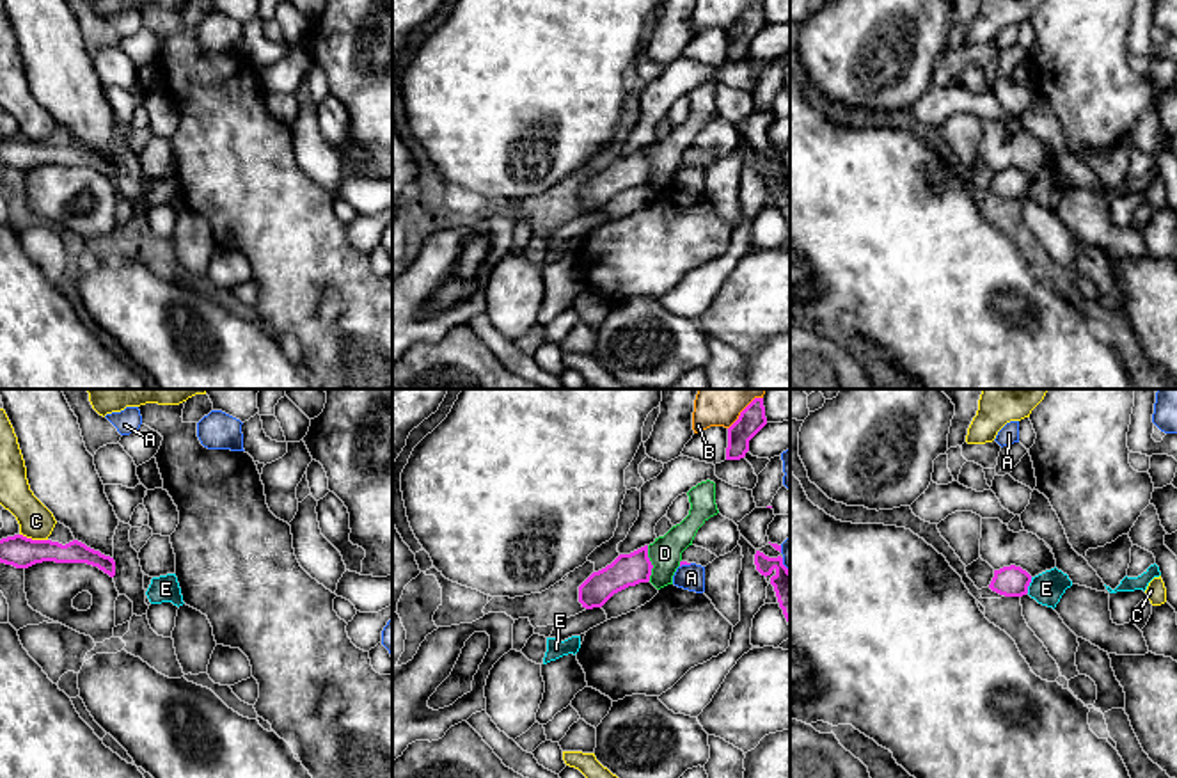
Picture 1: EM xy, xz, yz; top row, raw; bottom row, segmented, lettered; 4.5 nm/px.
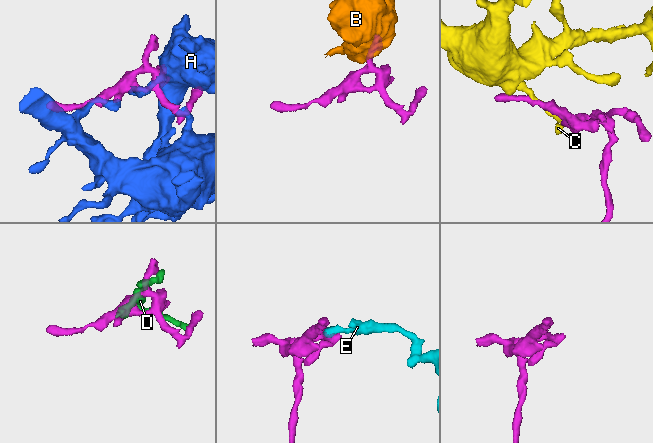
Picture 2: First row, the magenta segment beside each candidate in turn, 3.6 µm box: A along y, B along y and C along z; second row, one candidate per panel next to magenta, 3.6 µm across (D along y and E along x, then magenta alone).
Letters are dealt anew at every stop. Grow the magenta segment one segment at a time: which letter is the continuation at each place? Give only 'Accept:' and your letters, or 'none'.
Accept: none

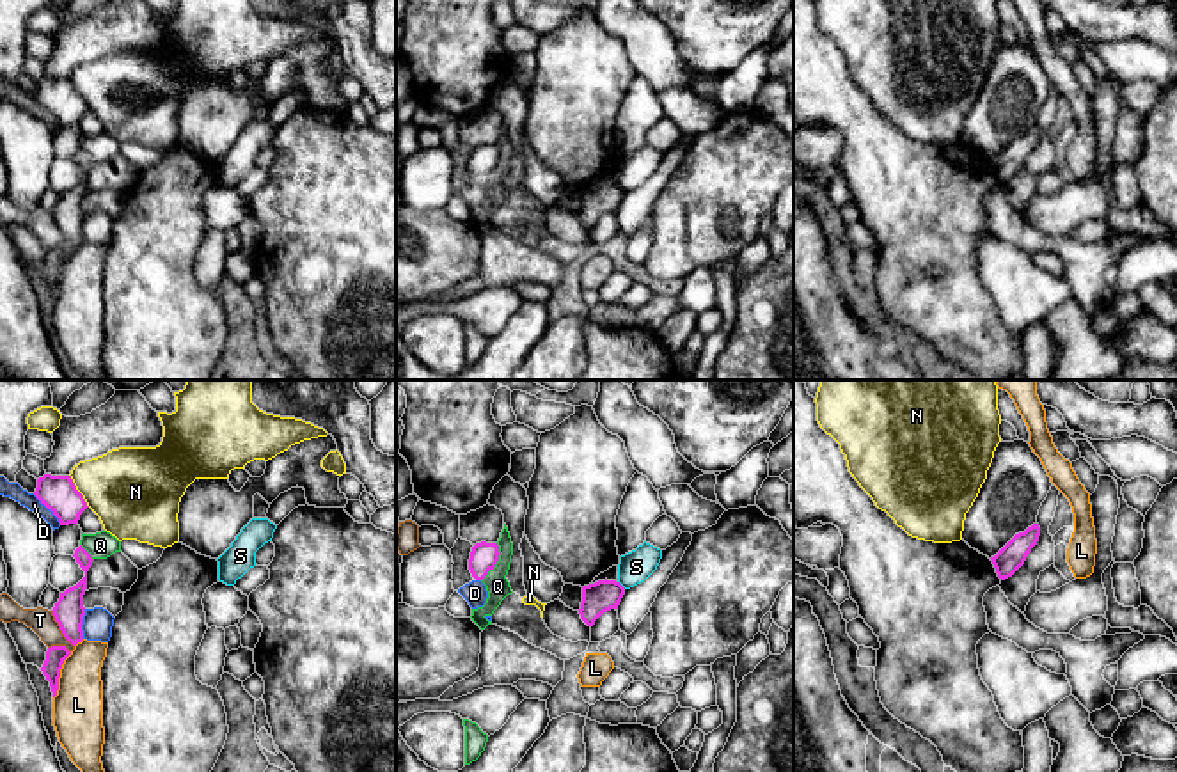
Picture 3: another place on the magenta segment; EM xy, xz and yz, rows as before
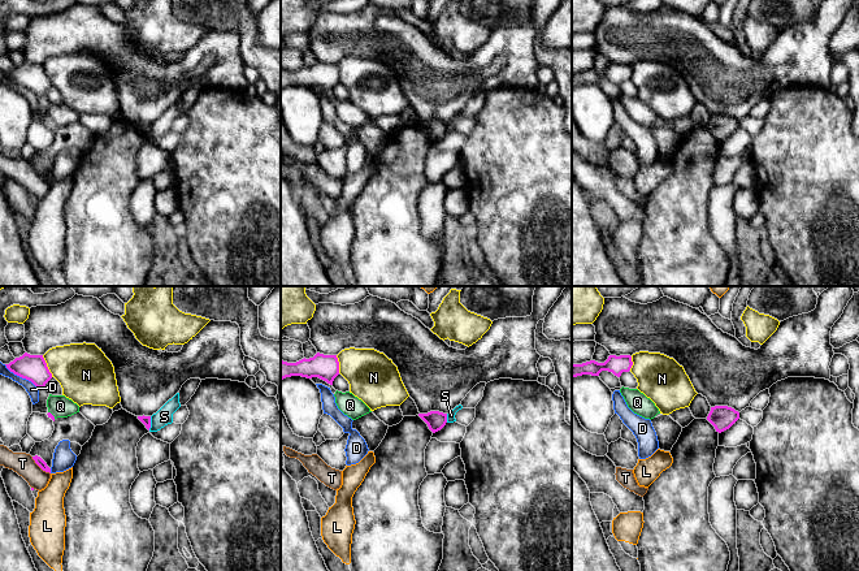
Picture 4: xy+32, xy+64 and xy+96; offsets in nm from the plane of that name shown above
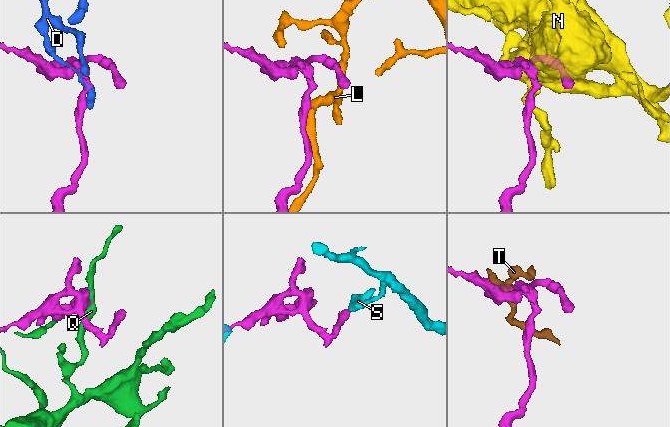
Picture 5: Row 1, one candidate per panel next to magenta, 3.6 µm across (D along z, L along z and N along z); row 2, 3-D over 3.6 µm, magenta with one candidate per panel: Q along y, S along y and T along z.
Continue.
Accept: none

